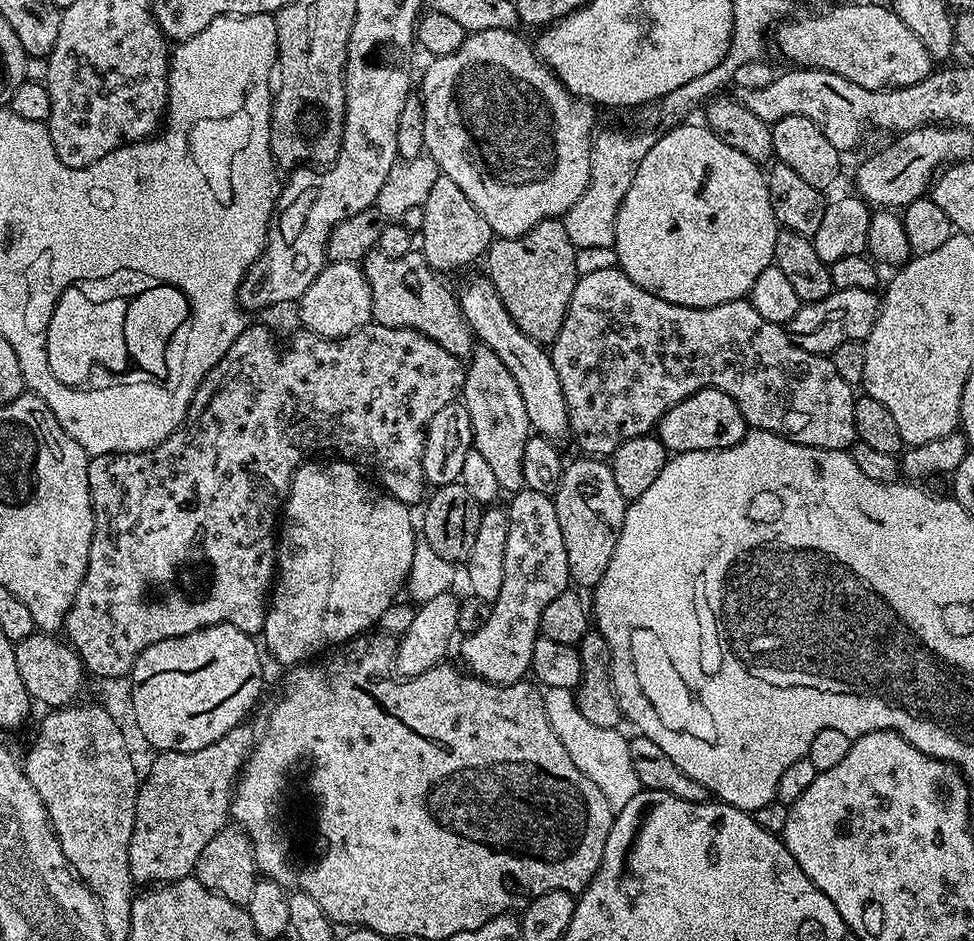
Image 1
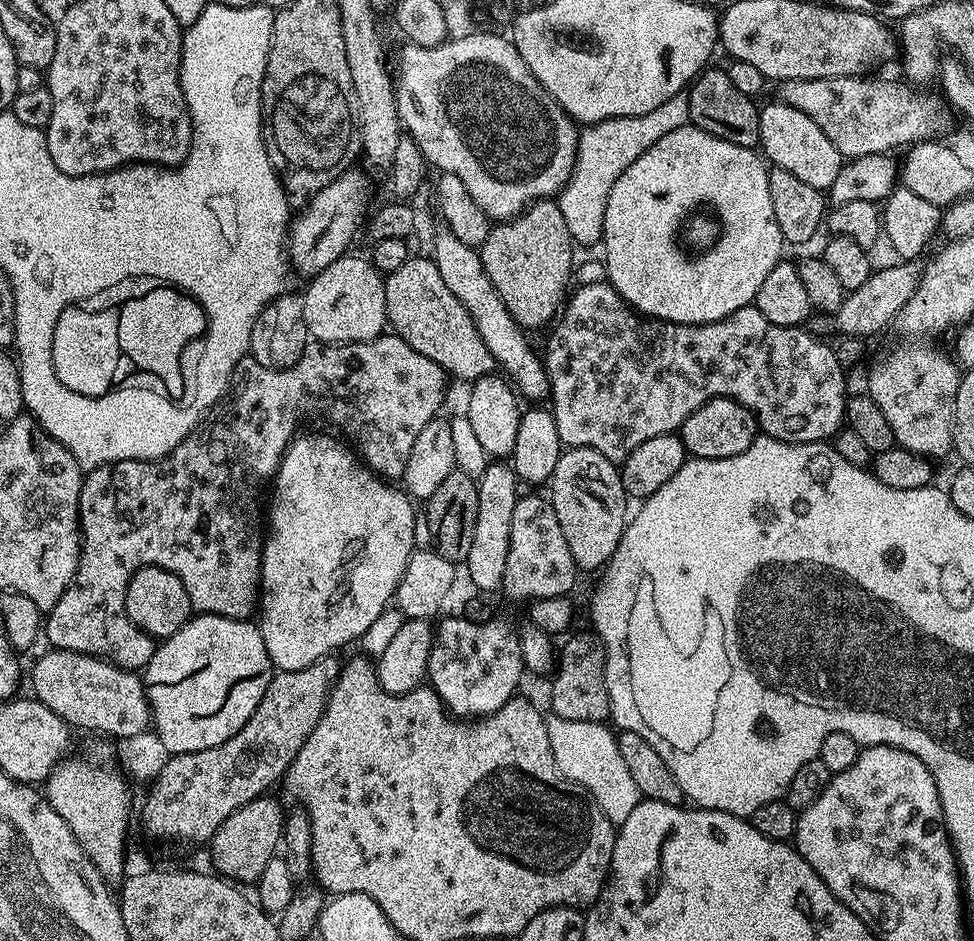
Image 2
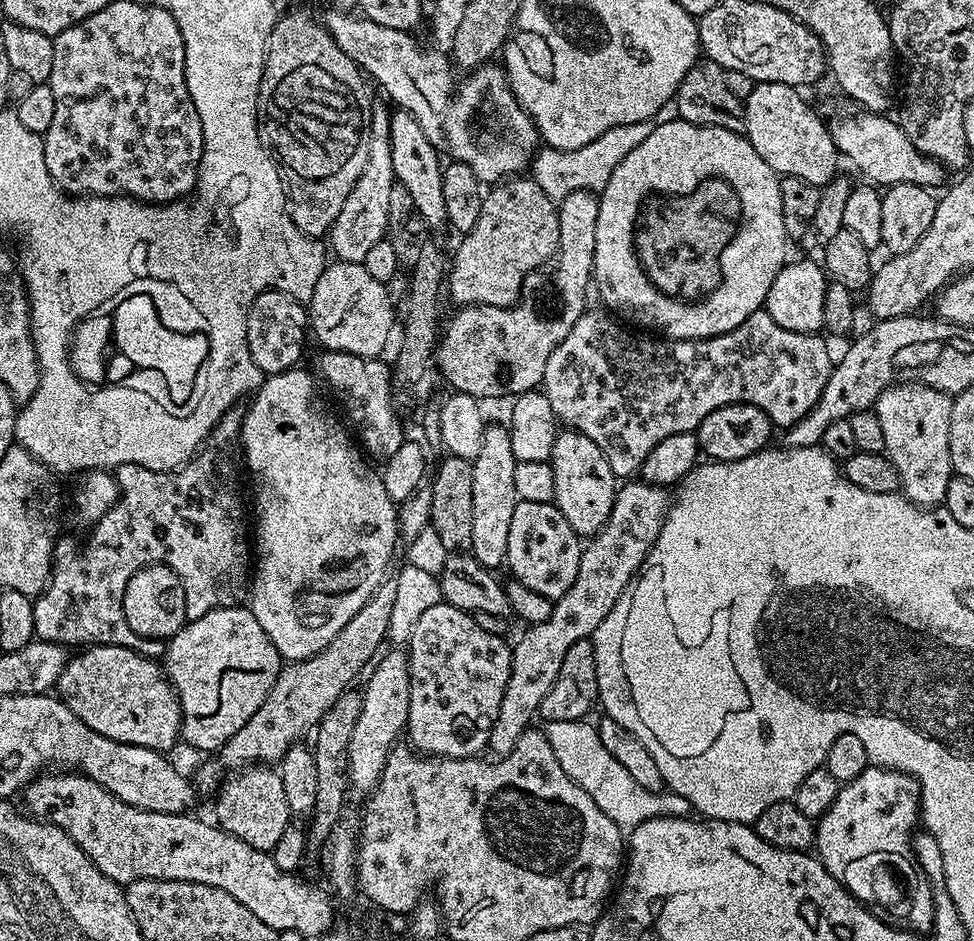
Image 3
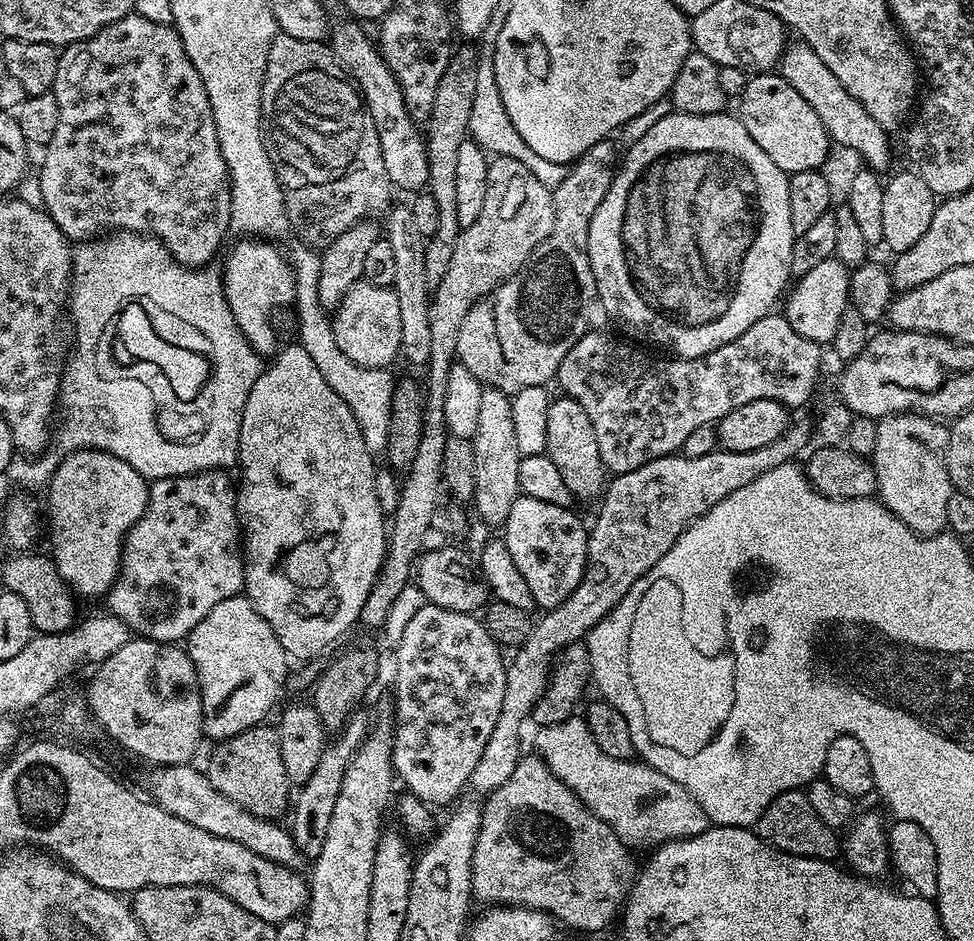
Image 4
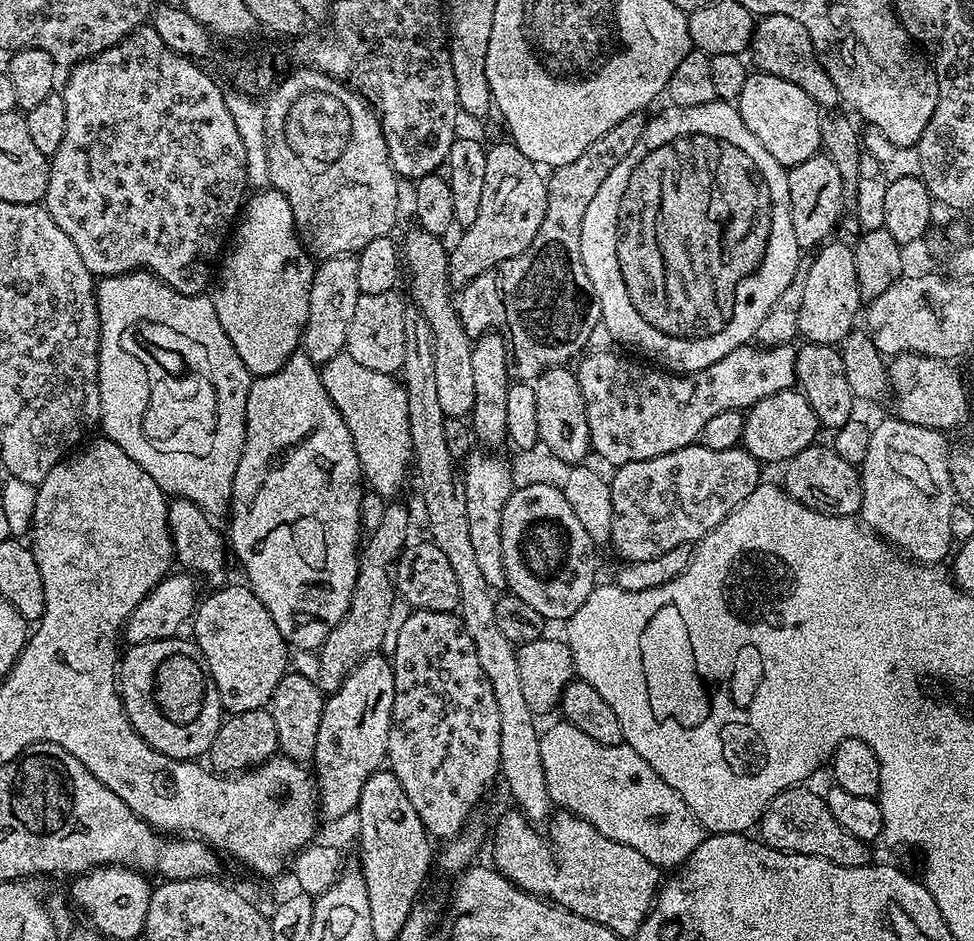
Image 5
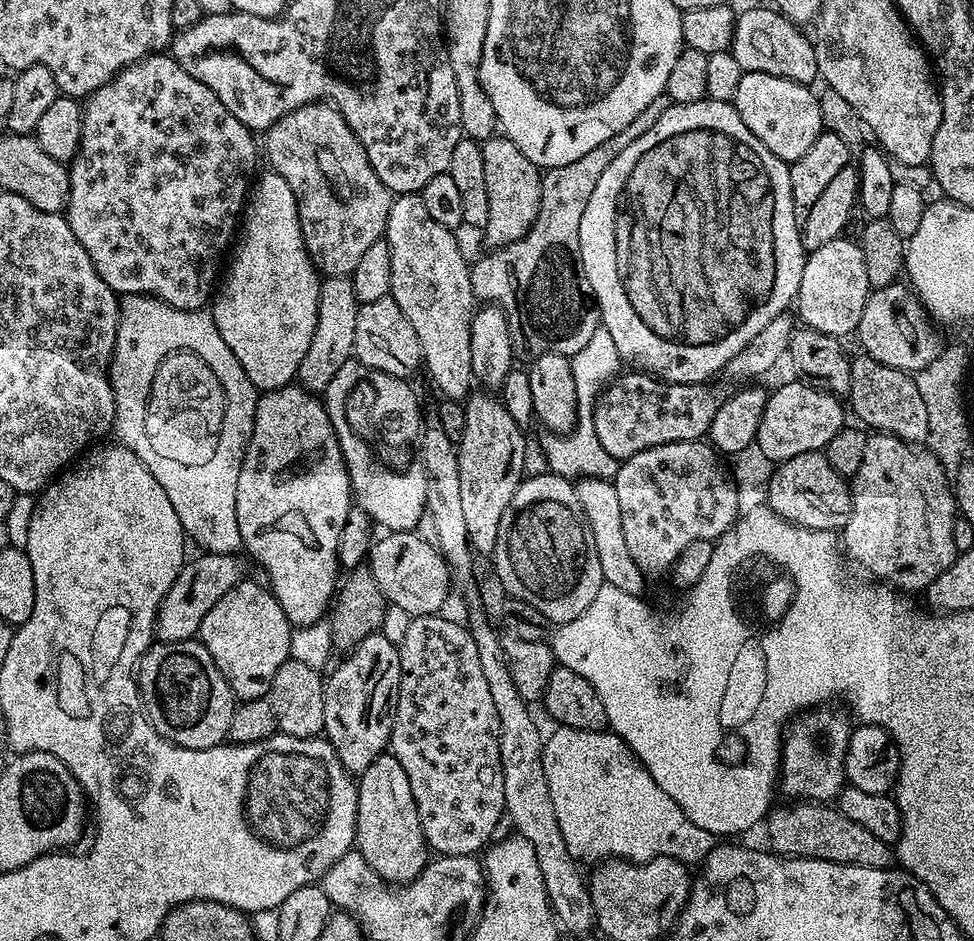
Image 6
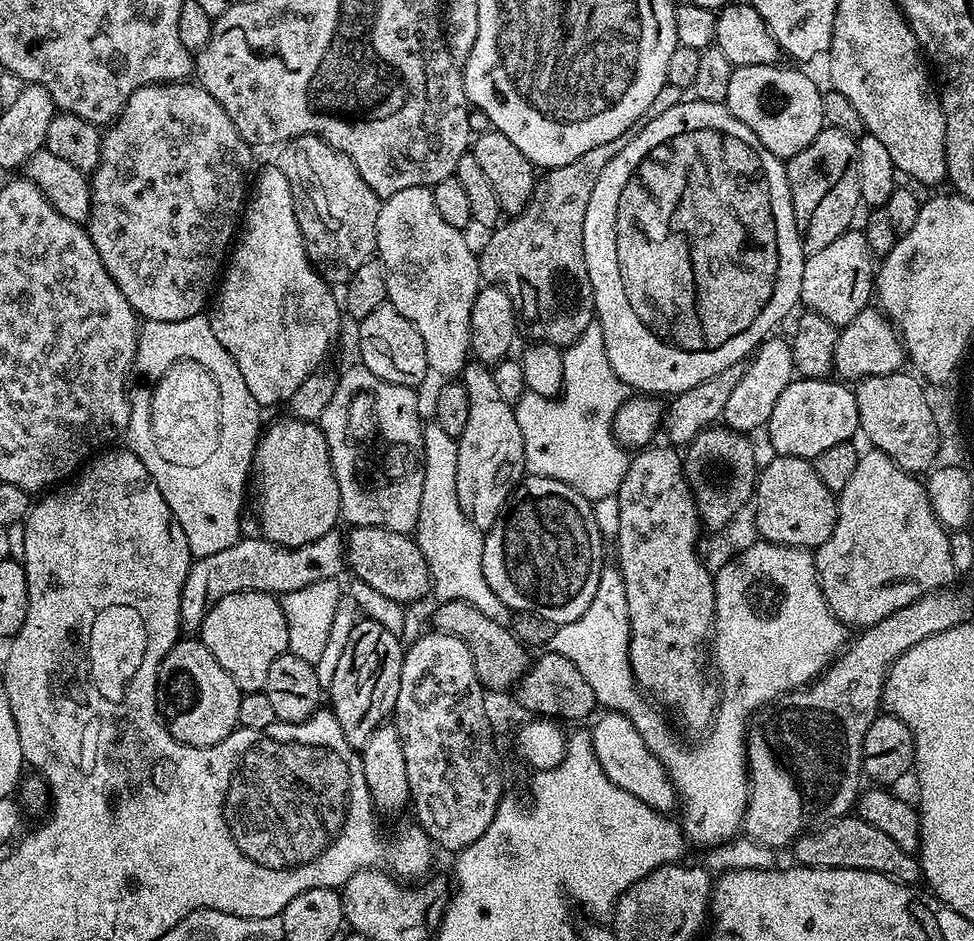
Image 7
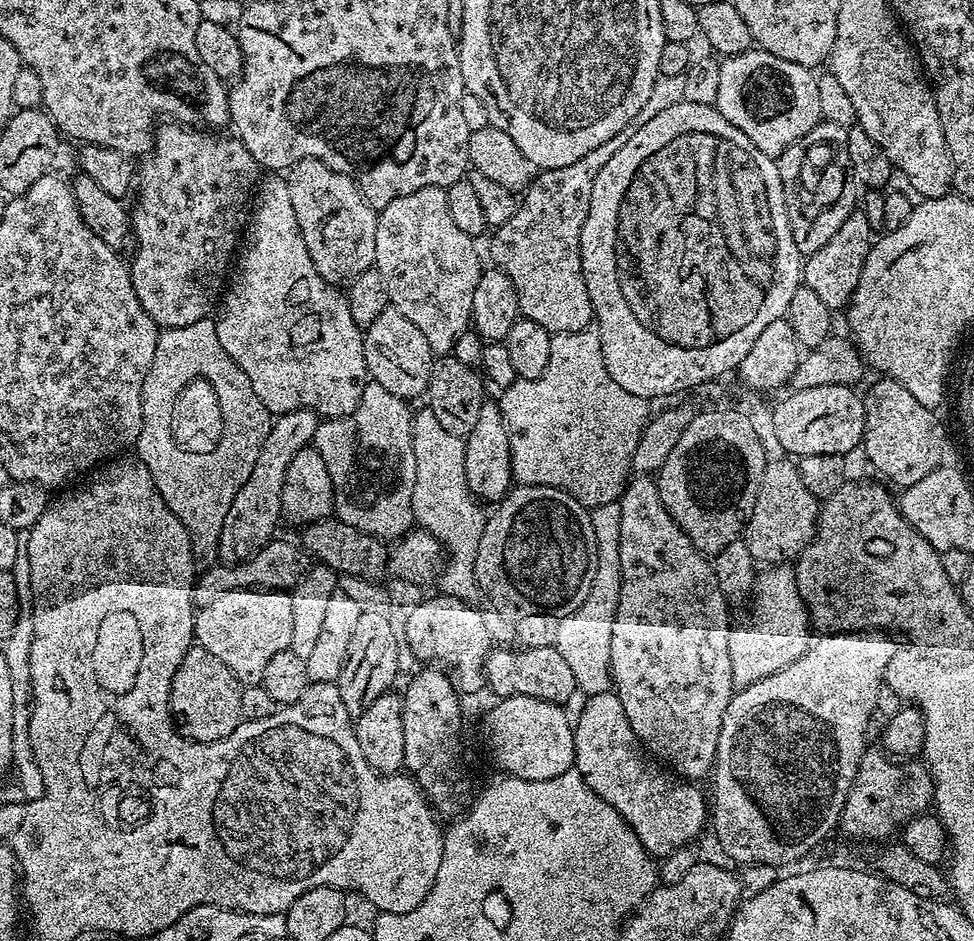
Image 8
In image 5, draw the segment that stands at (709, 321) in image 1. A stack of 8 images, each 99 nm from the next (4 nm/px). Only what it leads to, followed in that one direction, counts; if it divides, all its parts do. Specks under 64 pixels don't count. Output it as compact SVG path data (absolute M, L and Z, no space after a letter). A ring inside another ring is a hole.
M749 342L738 346L738 350L730 350L726 358L718 358L714 366L687 374L677 374L659 367L647 368L628 356L619 356L616 350L589 351L579 357L578 363L580 365L575 365L574 371L586 402L592 452L600 455L611 466L658 458L662 454L682 450L699 441L703 426L716 414L726 410L739 412L753 408L762 398L778 394L796 384L796 348L792 344L761 346Z

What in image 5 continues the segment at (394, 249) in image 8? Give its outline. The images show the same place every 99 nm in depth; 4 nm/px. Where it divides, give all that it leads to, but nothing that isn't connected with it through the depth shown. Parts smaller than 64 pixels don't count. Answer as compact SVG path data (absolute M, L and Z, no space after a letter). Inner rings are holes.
M412 226L412 229L405 234L404 240L402 239L402 264L406 269L406 284L412 287L412 300L411 303L423 314L426 318L426 322L430 322L430 330L434 330L434 379L436 380L436 389L438 389L438 399L444 411L445 417L467 417L472 411L474 406L474 370L470 363L470 354L472 353L472 345L474 343L473 337L469 336L462 322L460 321L460 314L458 311L457 301L454 299L454 289L450 281L448 281L448 254L449 249L444 248L444 240L439 236L435 236L432 233L428 233L425 228L419 226Z

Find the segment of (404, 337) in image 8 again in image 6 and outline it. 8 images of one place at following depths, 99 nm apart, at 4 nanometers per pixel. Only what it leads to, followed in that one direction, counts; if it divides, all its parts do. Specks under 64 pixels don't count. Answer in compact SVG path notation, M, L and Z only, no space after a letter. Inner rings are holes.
M391 295L378 298L378 302L366 302L358 307L358 322L354 322L354 356L374 372L385 372L391 376L412 378L416 371L421 371L422 357L418 334L414 334L414 326L406 322L406 314L398 306L398 302Z

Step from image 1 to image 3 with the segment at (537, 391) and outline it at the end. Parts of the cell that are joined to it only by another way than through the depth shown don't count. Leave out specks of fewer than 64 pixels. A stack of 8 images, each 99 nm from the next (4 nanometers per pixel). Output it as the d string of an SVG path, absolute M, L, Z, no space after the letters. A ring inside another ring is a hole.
M399 110L391 113L390 122L390 156L394 162L394 174L396 182L406 186L410 190L410 198L416 207L415 213L424 220L425 225L431 228L449 227L448 215L446 214L446 201L442 195L442 174L444 164L440 160L441 153L422 134L422 126L414 122L409 112Z

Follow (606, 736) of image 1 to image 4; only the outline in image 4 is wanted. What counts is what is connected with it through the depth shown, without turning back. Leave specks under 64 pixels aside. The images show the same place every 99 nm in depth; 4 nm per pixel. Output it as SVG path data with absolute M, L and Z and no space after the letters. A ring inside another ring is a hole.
M573 714L566 722L554 722L554 726L546 726L537 731L535 751L550 766L550 770L574 794L578 794L580 801L587 806L630 850L636 848L648 848L655 850L661 844L671 840L685 840L691 836L702 834L709 828L710 821L706 810L694 802L694 798L674 778L666 778L658 770L654 770L650 765L641 762L639 759L619 760L610 758L610 754L602 754L602 749L598 747L598 742L594 742L594 734L586 726L586 722L579 715Z

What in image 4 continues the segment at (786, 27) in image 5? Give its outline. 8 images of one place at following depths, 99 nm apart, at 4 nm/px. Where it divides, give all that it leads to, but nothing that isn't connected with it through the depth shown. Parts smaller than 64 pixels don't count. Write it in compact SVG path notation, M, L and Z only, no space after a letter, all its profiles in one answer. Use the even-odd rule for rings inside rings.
M803 42L789 43L784 49L784 56L778 65L778 74L806 98L806 103L814 109L814 114L822 118L822 126L828 131L833 145L841 144L852 152L857 152L864 159L863 163L873 170L884 170L892 160L892 148L888 145L889 133L870 114L866 114L866 106L854 98L838 82L838 77L826 67L826 62L814 54L809 44Z

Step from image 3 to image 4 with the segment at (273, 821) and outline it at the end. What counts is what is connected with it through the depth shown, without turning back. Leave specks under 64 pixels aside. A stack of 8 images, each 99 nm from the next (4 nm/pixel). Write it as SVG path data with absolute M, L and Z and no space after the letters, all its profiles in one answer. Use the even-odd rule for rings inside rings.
M267 723L257 724L242 734L234 734L234 738L219 741L208 756L206 775L210 786L226 794L230 802L242 806L258 818L276 822L281 819L283 812L285 815L289 811L290 781L286 765L282 762L279 731L275 727L268 727Z

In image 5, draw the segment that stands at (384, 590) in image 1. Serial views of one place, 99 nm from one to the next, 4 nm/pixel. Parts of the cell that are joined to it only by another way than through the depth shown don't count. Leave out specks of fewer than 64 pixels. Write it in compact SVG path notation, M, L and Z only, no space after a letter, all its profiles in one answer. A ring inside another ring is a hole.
M297 350L281 368L274 370L274 374L255 377L246 398L246 438L242 446L242 458L238 458L238 470L234 470L230 505L232 525L226 528L226 536L230 541L231 555L235 559L237 556L241 566L244 567L243 579L247 587L252 589L258 602L262 602L262 606L270 610L270 618L274 618L278 634L282 634L282 638L293 649L319 649L327 635L342 622L347 608L351 605L351 594L354 593L355 579L359 574L359 552L362 547L360 499L364 497L365 491L358 462L358 450L354 450L354 438L350 434L350 426L346 426L330 394L326 394L326 386L320 377L320 368L313 364L312 359L303 350Z

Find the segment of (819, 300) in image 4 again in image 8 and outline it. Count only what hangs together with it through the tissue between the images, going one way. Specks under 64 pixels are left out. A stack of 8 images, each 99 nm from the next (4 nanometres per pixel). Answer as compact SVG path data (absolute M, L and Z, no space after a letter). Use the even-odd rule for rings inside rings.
M860 210L852 212L850 218L846 218L846 222L842 224L842 230L838 230L838 234L834 234L834 238L830 238L830 242L826 242L822 250L818 250L803 261L803 287L814 290L814 294L818 294L818 298L822 298L822 302L826 302L826 306L830 309L839 310L840 307L843 309L851 305L863 280L873 243L871 222L867 215Z

